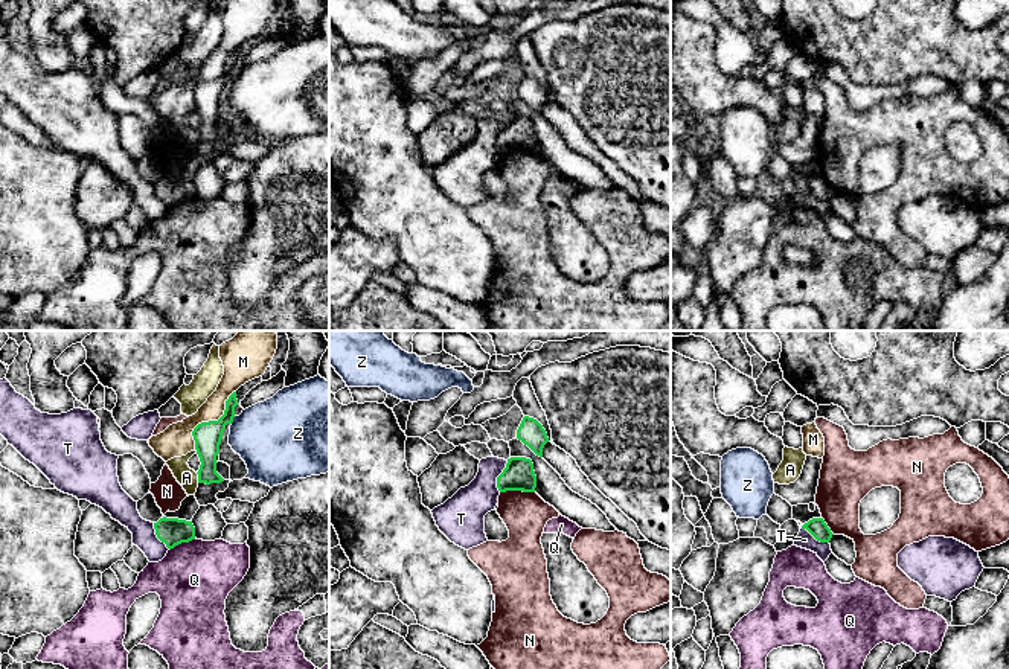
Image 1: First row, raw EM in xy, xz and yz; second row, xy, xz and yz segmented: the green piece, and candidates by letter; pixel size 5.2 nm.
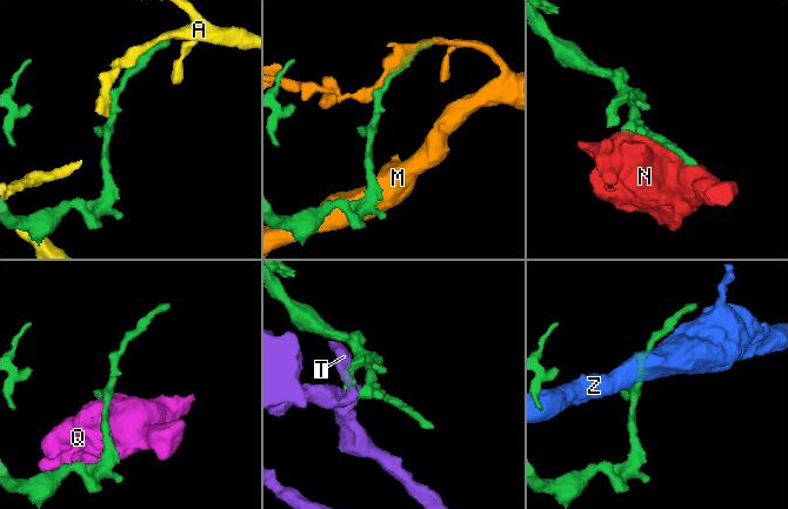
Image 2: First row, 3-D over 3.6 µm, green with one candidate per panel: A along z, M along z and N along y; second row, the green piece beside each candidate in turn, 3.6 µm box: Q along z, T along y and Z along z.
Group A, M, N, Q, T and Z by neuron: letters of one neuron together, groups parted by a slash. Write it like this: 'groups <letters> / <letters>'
groups A / M / N / Q / T / Z

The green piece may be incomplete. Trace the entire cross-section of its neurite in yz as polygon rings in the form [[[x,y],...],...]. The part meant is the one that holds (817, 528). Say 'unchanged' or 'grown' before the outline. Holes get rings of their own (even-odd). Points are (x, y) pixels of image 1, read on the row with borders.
unchanged | [[[812,518],[802,529],[806,529],[820,543],[829,543],[834,535],[823,518]]]

